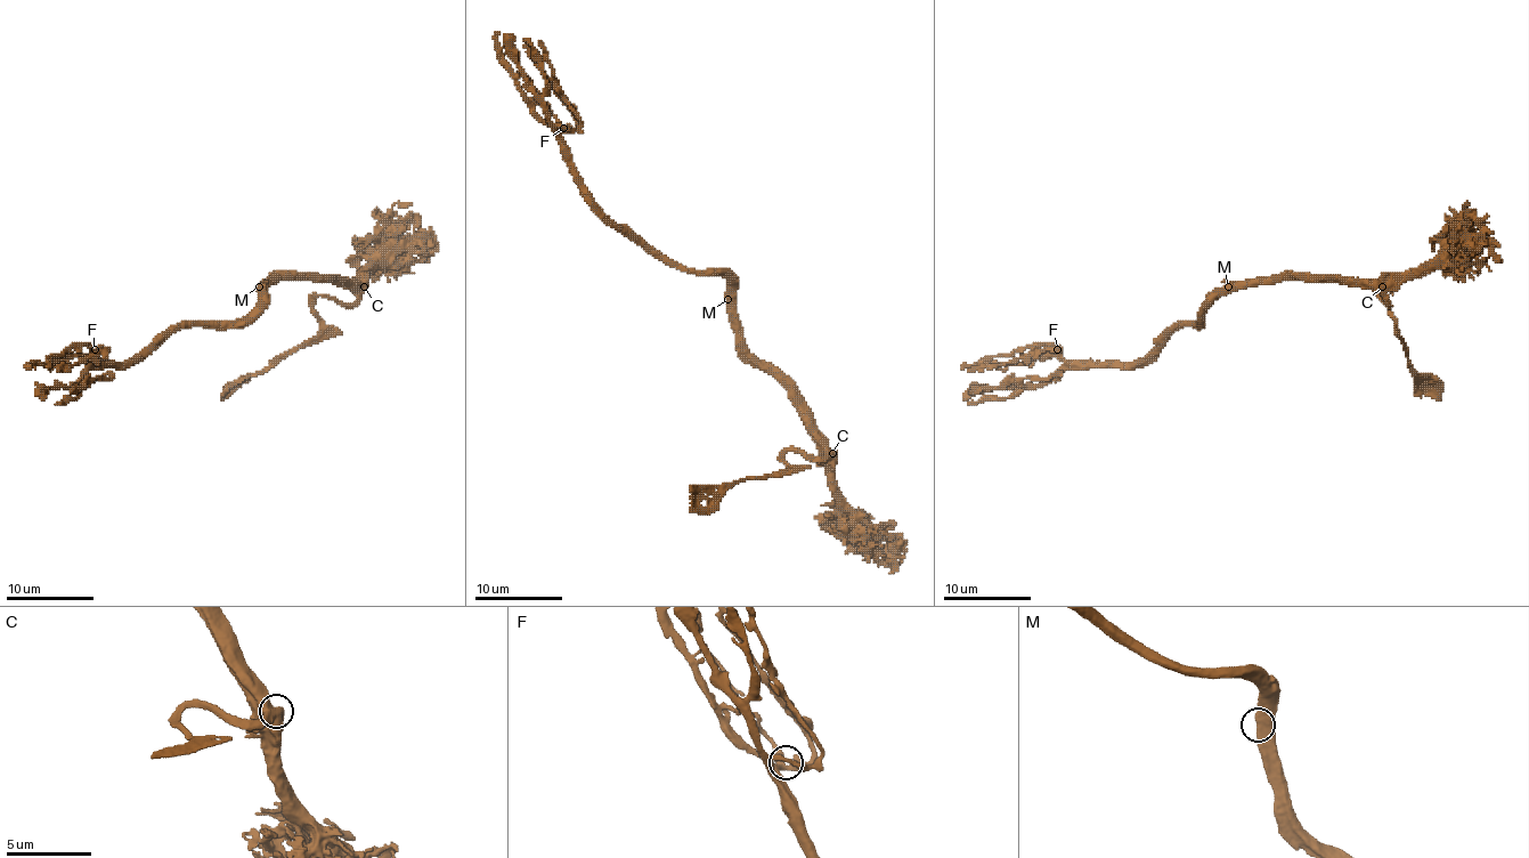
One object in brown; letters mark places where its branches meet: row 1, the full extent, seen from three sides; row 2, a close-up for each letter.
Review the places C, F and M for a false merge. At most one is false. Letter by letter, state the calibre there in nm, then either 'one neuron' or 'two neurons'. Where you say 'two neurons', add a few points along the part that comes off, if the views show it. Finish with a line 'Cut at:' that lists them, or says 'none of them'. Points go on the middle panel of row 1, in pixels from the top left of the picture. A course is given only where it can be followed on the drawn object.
C: 550 nm | one neuron
F: 400 nm | one neuron
M: 480 nm | one neuron
Cut at: none of them

